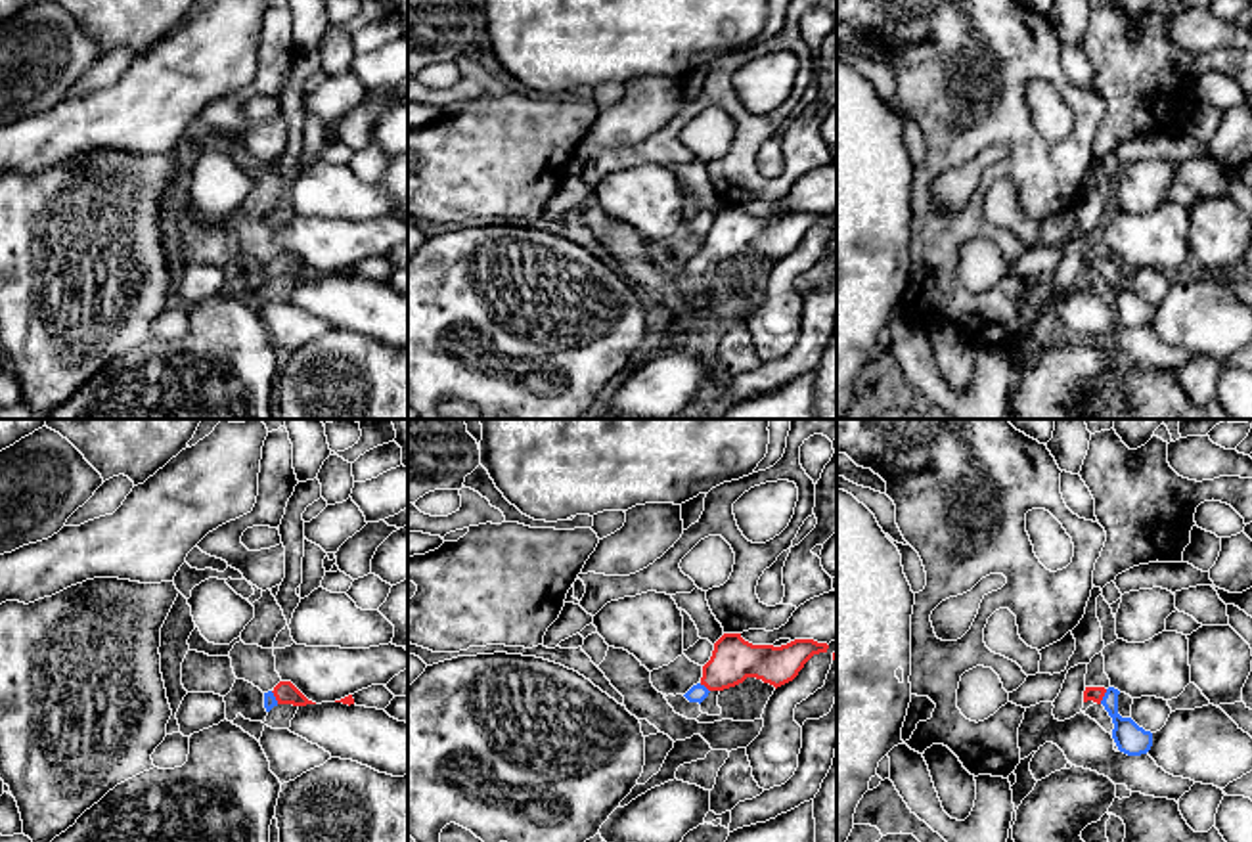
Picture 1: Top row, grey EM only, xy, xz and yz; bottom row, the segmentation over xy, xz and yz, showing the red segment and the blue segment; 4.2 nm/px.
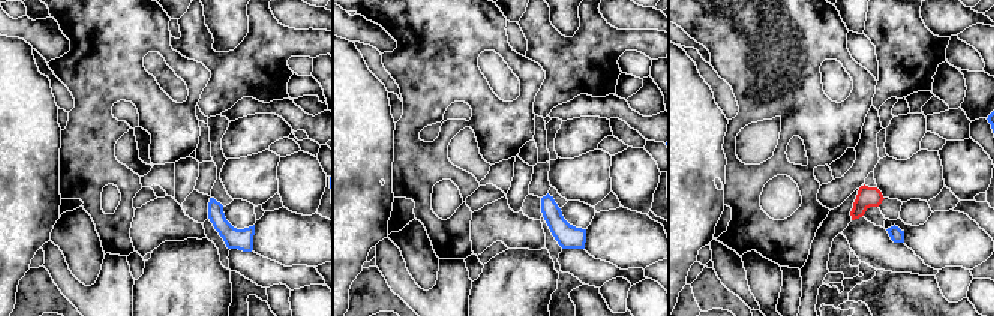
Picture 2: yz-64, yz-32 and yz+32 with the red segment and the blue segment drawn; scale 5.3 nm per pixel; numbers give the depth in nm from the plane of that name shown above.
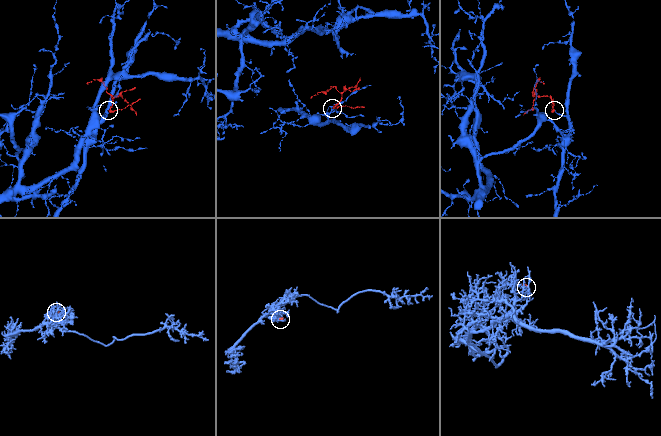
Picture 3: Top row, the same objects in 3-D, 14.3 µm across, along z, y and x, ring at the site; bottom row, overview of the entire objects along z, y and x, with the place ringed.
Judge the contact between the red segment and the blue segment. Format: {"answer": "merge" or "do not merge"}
{"answer": "merge"}

